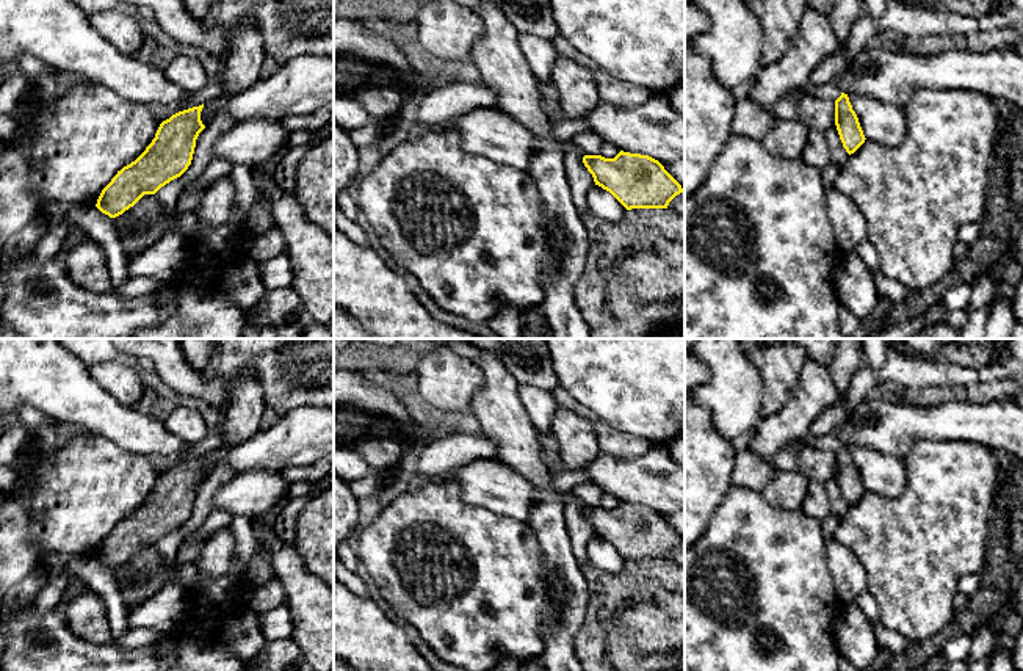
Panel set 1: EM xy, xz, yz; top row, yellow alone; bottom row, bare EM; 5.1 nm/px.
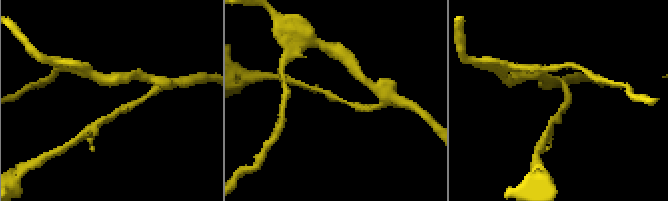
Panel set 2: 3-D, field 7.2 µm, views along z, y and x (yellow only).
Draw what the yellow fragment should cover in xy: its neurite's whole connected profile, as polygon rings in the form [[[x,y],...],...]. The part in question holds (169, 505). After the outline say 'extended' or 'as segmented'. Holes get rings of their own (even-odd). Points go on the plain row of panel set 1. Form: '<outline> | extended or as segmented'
[[[204,455],[163,472],[146,502],[117,522],[102,541],[96,558],[110,569],[116,569],[144,546],[155,546],[180,528],[191,516],[196,491],[205,480],[201,472],[202,459]]] | as segmented

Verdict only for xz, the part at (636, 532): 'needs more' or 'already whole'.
already whole

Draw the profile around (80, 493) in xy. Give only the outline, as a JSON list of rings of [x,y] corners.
[[[91,433],[52,447],[53,453],[33,475],[31,499],[25,508],[31,519],[31,542],[38,546],[41,560],[47,553],[96,557],[111,530],[152,494],[161,472],[146,456],[128,453]]]

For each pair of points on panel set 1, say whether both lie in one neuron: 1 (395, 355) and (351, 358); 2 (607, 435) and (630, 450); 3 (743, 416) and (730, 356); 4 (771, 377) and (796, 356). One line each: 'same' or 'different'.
1: same
2: same
3: same
4: same

